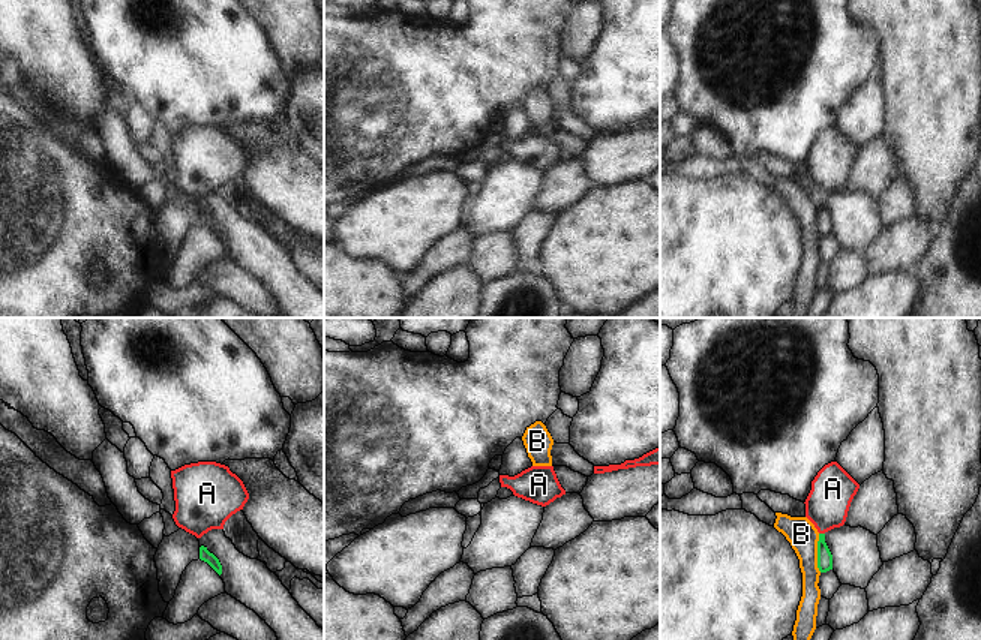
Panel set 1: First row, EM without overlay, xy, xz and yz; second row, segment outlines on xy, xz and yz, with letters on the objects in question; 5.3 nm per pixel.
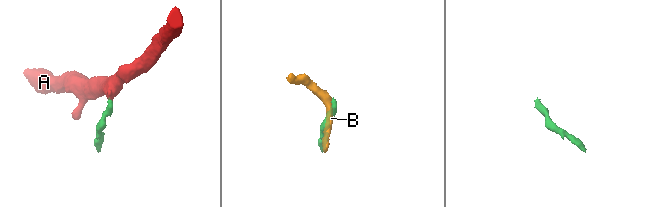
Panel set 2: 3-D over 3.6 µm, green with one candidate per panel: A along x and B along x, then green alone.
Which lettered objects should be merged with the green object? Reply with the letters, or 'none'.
A

